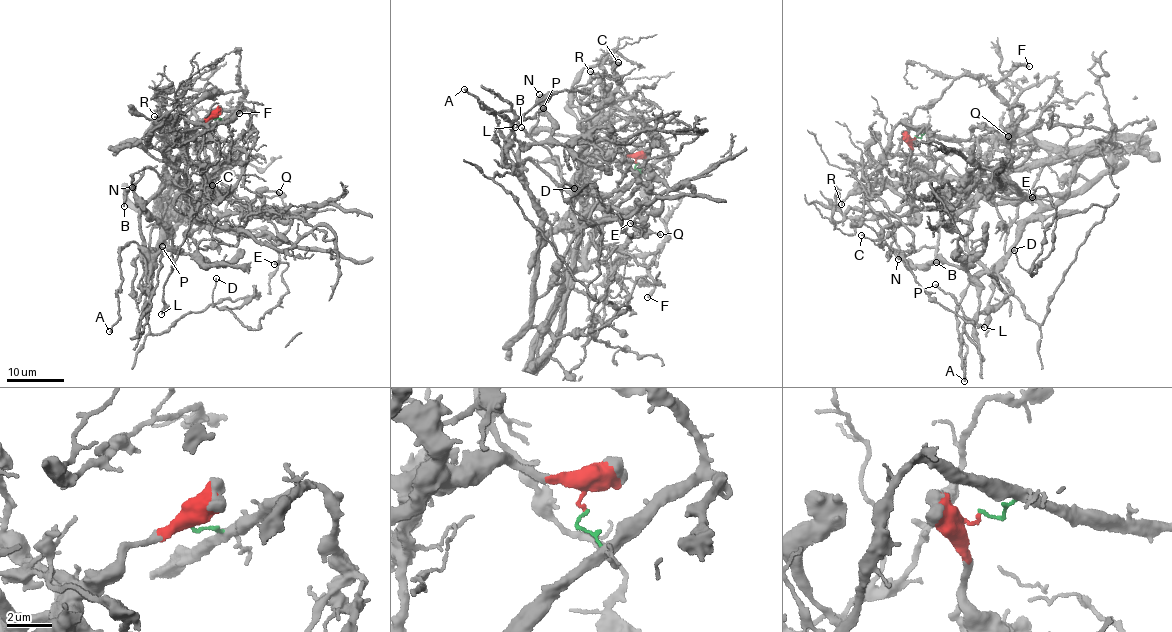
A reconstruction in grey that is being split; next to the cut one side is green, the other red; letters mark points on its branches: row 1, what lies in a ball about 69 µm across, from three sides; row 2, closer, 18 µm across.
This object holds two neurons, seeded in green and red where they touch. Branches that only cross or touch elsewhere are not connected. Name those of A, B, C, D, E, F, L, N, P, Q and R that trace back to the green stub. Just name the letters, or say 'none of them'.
C, F, L

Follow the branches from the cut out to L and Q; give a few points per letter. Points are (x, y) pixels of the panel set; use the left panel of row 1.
L: (213, 114), (222, 118), (241, 110), (233, 119), (183, 136), (191, 214), (164, 286), (162, 314)
Q: (213, 114), (169, 147), (168, 173), (179, 184), (225, 188), (259, 212), (266, 212), (261, 195), (279, 193)

